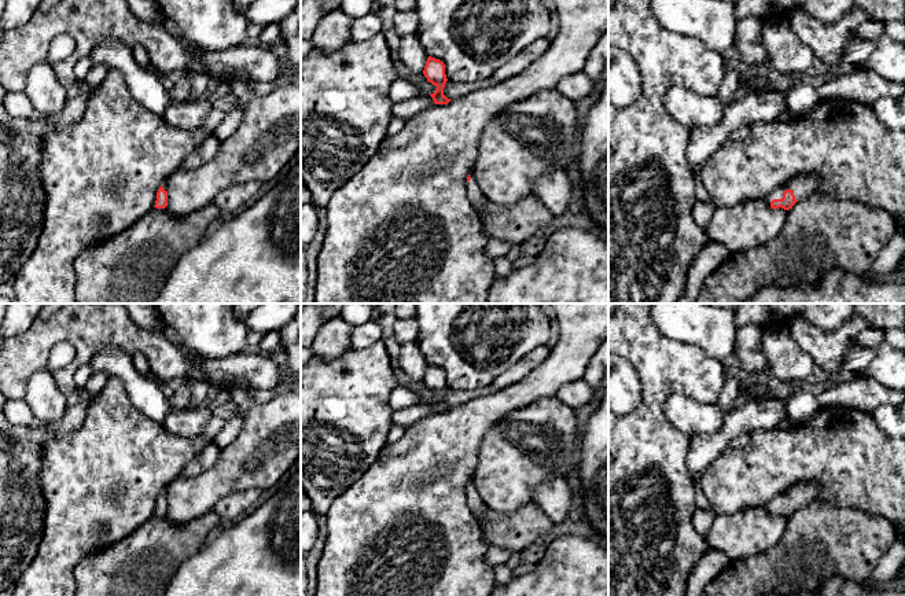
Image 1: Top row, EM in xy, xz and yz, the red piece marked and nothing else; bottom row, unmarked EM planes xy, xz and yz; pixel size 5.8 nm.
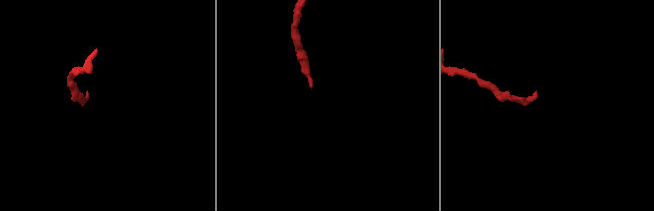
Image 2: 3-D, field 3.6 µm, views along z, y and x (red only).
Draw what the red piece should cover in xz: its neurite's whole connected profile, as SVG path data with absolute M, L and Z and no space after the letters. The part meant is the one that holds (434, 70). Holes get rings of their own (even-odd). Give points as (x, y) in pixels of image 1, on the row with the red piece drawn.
M428 56L423 74L428 82L431 82L433 85L437 87L435 92L430 95L433 98L434 103L435 104L448 104L450 102L450 99L448 99L444 95L444 88L448 81L446 74L445 74L444 62Z

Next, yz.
M799 174L765 199L772 209L790 210L798 200L812 195L818 184L820 179L816 174Z

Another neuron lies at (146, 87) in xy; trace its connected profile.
M114 38L102 40L88 58L93 65L119 71L132 96L150 111L162 115L173 104L169 91L154 73L136 62L130 47Z

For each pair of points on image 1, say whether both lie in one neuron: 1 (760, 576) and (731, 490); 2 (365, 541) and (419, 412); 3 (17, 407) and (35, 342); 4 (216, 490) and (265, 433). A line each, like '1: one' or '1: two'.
1: two
2: two
3: two
4: one

